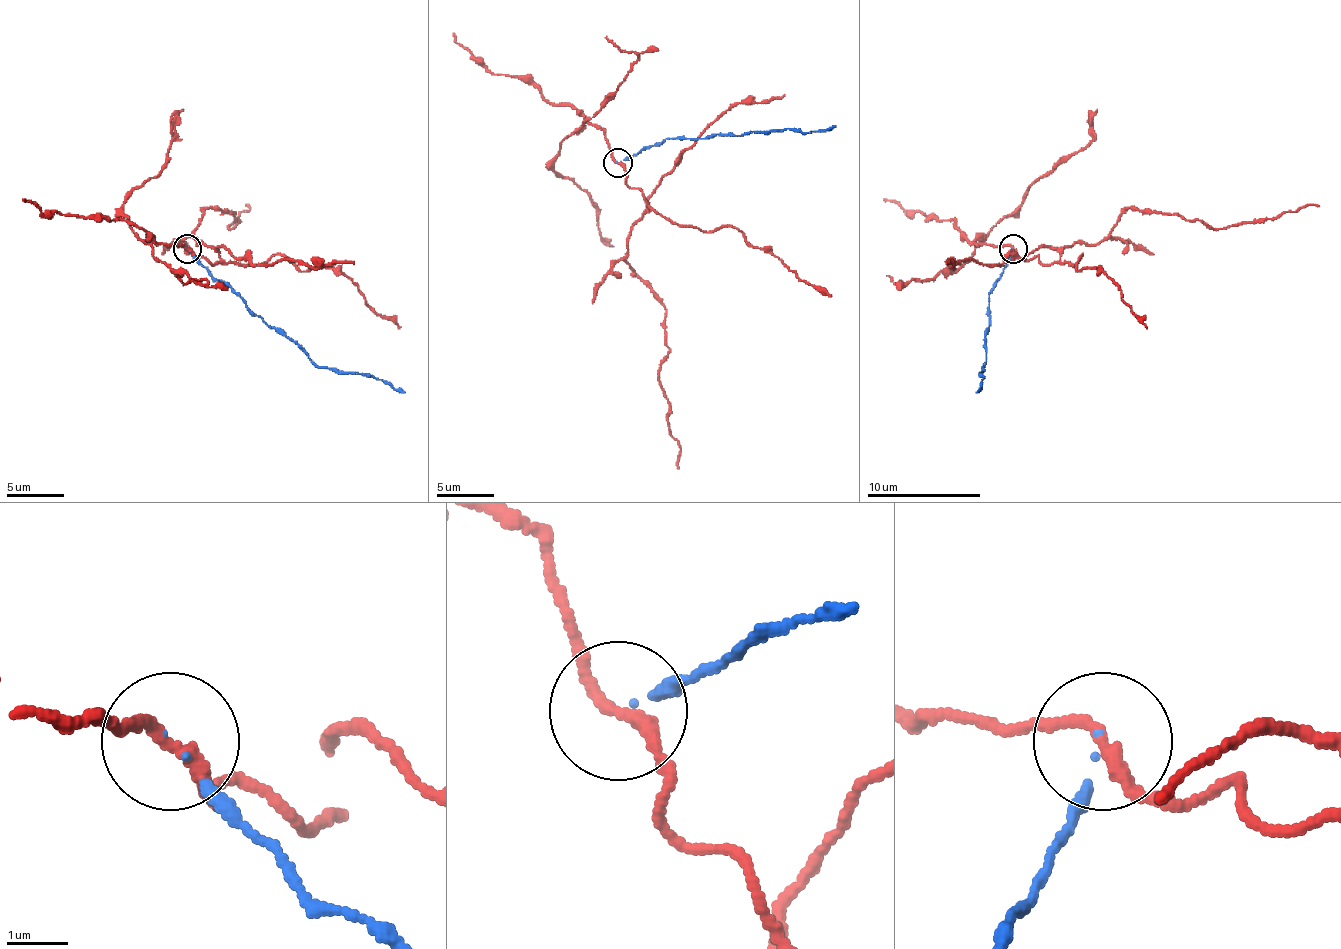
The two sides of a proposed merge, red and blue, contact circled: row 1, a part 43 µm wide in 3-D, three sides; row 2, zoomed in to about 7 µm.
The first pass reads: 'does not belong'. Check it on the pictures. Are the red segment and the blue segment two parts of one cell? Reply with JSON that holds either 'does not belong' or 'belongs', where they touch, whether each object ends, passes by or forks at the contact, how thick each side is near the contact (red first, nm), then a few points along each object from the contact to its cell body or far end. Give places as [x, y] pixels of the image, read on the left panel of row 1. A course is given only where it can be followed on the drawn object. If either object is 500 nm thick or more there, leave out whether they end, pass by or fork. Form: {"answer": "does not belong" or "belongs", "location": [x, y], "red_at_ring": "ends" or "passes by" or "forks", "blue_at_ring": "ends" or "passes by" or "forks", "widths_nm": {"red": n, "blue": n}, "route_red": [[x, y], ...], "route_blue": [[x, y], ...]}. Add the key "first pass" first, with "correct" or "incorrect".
{"first pass": "correct", "answer": "does not belong", "location": [187, 248], "red_at_ring": "passes by", "blue_at_ring": "ends", "widths_nm": {"red": 240, "blue": 30}, "route_red": [[188, 248], [214, 265], [219, 253], [196, 245], [194, 228], [208, 208], [236, 214], [231, 228], [248, 205]], "route_blue": [[185, 248], [319, 367], [370, 373], [404, 393]]}

